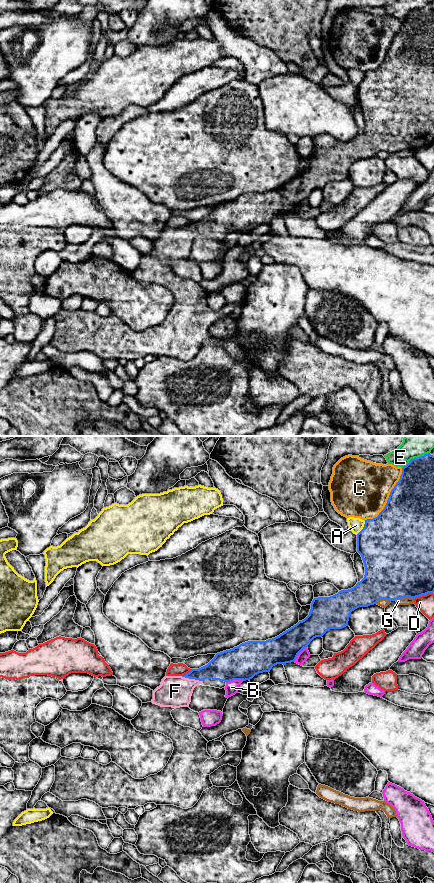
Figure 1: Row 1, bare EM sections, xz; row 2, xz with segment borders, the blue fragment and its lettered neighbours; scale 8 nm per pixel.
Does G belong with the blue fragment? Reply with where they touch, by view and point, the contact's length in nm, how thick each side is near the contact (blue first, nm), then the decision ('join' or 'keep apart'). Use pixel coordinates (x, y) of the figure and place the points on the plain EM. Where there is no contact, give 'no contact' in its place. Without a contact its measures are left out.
xz (404, 149) | 140 nm | 500/60 nm | keep apart

